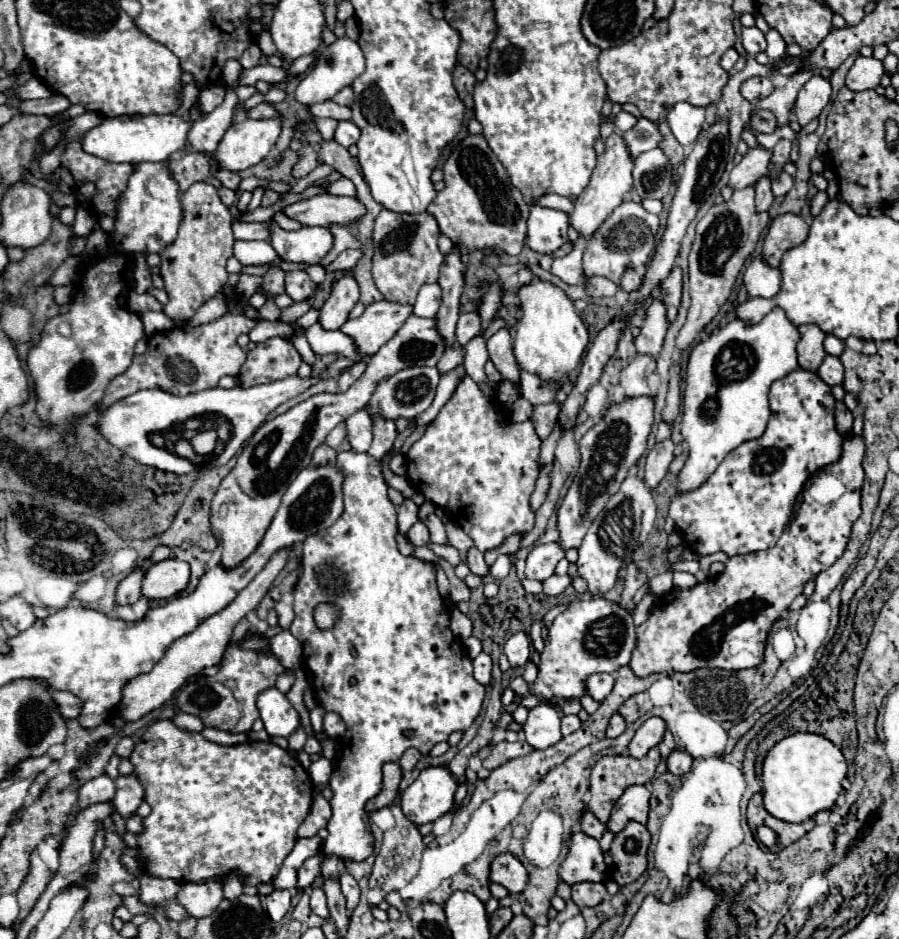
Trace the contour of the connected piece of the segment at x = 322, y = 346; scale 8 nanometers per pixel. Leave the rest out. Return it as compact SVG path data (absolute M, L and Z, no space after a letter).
M320 322L308 326L304 330L314 354L324 356L324 354L338 354L338 356L346 356L350 360L358 360L358 358L368 358L362 352L356 352L356 342L352 340L352 336L344 334L342 330L326 330L322 328Z

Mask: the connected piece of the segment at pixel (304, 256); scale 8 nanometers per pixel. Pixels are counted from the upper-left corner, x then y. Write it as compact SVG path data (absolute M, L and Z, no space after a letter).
M274 224L270 244L282 260L310 266L328 254L332 248L332 234L328 228L320 226L302 226L296 232L286 232Z

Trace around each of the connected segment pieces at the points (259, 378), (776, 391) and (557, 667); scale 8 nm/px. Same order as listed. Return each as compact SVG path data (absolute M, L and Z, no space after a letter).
M270 338L248 350L244 368L240 368L238 382L242 388L256 384L270 384L294 376L302 364L302 356L286 338Z
M798 368L788 376L776 380L770 388L772 416L766 432L760 438L744 442L736 450L732 450L696 492L680 494L672 500L670 518L676 522L676 530L680 530L684 546L698 552L700 556L714 552L726 552L728 556L734 556L772 548L786 522L790 520L792 504L808 476L824 468L826 464L836 462L842 454L842 436L840 432L836 432L834 424L834 402L836 400L830 392L830 386L824 384L824 380L816 376L816 372Z
M602 596L582 598L568 606L566 612L558 614L550 626L550 640L544 646L542 662L538 678L532 686L528 686L522 678L514 678L510 682L510 688L524 696L528 692L538 694L540 698L548 700L550 696L564 696L574 698L570 700L562 712L564 714L578 714L582 708L578 698L584 696L584 678L594 672L616 672L622 666L628 666L632 648L636 646L636 632L632 624L632 614L618 606L616 602L610 602Z

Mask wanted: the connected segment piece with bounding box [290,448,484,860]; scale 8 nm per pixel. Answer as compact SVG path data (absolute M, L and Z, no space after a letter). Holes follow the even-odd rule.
M350 448L336 454L336 468L344 476L344 512L332 528L316 532L304 540L302 576L294 588L296 618L290 626L290 634L302 644L306 668L314 674L312 686L318 702L326 712L336 712L344 720L344 742L350 744L340 746L338 760L334 760L334 772L330 778L334 794L330 800L332 818L328 822L328 838L322 844L322 852L350 860L364 860L374 848L374 836L368 826L370 820L364 804L382 790L382 764L390 760L398 762L408 748L418 748L422 754L430 754L432 746L444 742L452 732L466 732L482 708L484 686L474 680L472 660L448 628L450 614L436 588L434 564L406 558L398 550L396 508L386 494L388 486L382 476L380 460ZM334 582L342 586L338 590L324 588L324 584ZM322 602L336 606L340 614L336 624L328 630L318 628L312 616ZM408 728L416 730L416 736L406 738L402 732Z

